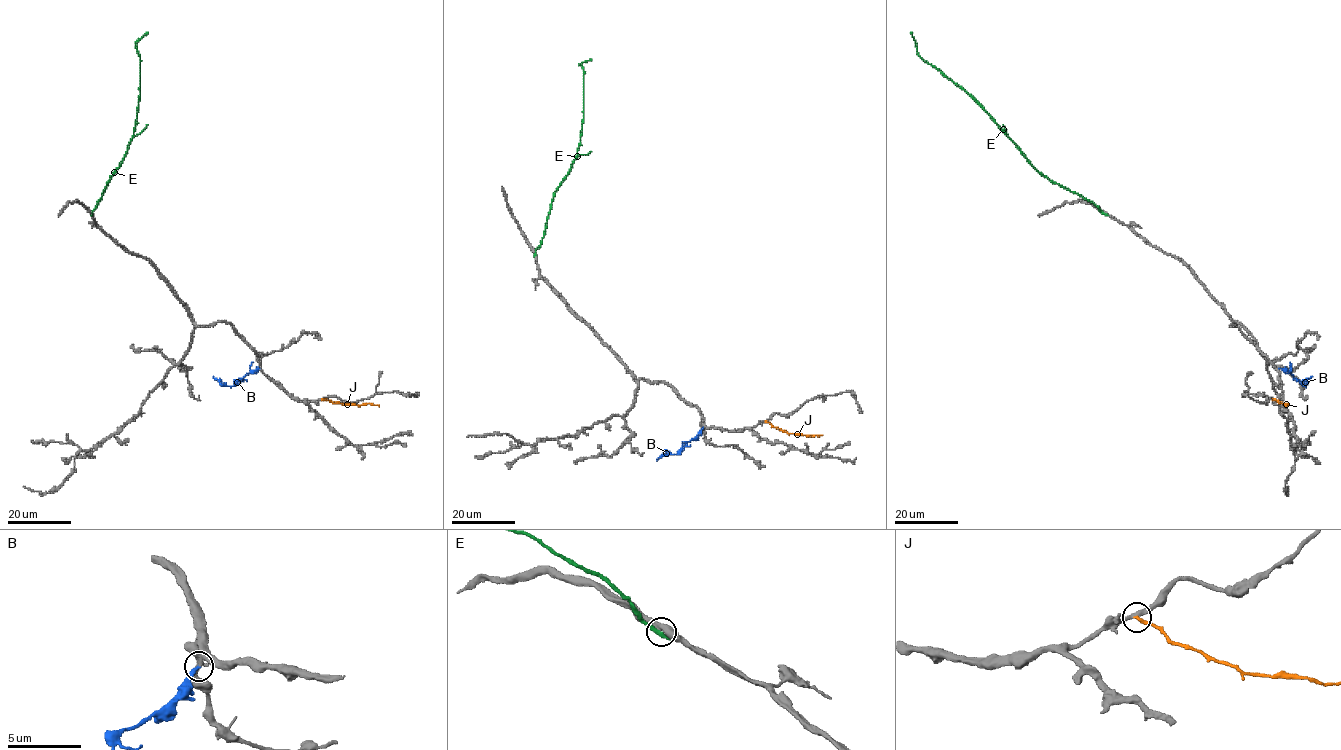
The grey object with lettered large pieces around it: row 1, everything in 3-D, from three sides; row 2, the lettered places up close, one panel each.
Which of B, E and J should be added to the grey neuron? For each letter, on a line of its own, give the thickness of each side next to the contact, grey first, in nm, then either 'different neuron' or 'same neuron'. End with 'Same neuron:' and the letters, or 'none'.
B: 280 nm thick on the grey side, 200 nm on the other; same neuron
E: 460 nm thick on the grey side, 280 nm on the other; different neuron
J: 280 nm thick on the grey side, 220 nm on the other; different neuron
Same neuron: B

